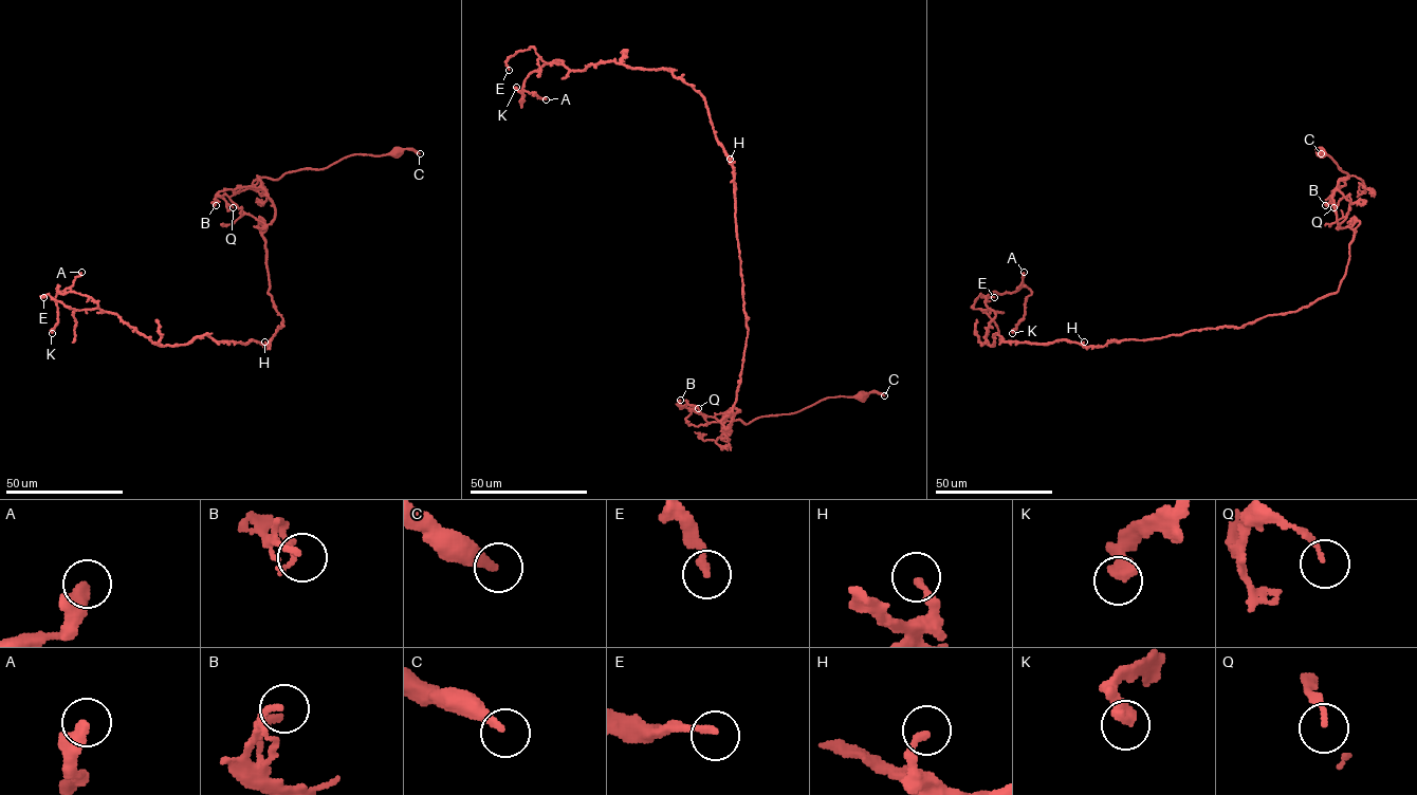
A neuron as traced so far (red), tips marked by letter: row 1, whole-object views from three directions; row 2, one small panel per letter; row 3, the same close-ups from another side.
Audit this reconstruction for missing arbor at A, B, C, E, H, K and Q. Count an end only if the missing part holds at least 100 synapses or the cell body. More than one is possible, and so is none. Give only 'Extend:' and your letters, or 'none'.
Extend: none

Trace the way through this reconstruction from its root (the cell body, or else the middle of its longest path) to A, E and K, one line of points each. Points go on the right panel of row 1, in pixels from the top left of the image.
A: (1321, 151), (1348, 176), (1332, 200), (1354, 237), (1339, 290), (1296, 311), (991, 346), (986, 296), (1024, 272)
E: (1321, 151), (1348, 176), (1332, 200), (1354, 237), (1307, 306), (991, 346), (995, 312), (972, 306), (994, 297)
K: (1321, 151), (1348, 176), (1336, 292), (1087, 347), (991, 346), (989, 294), (1030, 290), (1012, 333)

